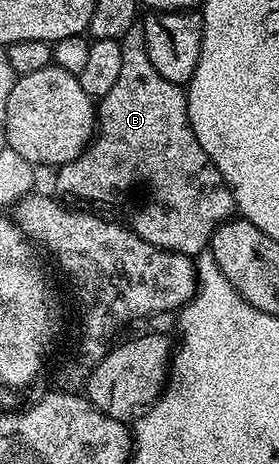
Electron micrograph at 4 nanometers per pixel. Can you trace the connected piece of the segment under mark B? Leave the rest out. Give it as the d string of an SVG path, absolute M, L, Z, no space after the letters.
M134 25L119 42L123 49L119 77L111 93L100 96L96 104L97 126L89 146L75 161L56 168L56 194L66 195L61 196L66 200L74 199L69 200L74 204L120 217L129 230L151 245L196 257L212 244L217 227L234 218L237 202L233 190L195 137L189 120L189 100L182 84L167 81L151 65L145 48L144 26Z

